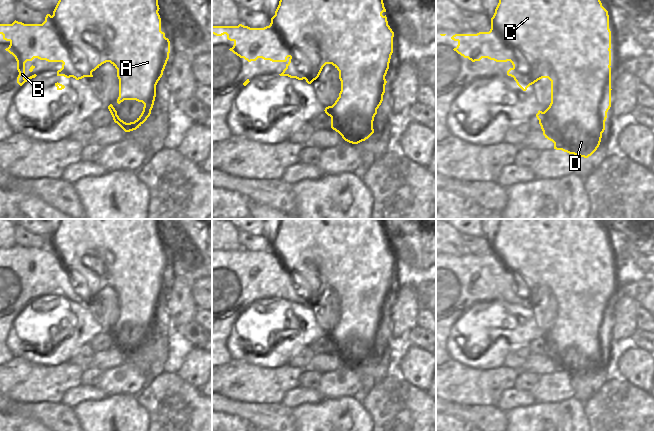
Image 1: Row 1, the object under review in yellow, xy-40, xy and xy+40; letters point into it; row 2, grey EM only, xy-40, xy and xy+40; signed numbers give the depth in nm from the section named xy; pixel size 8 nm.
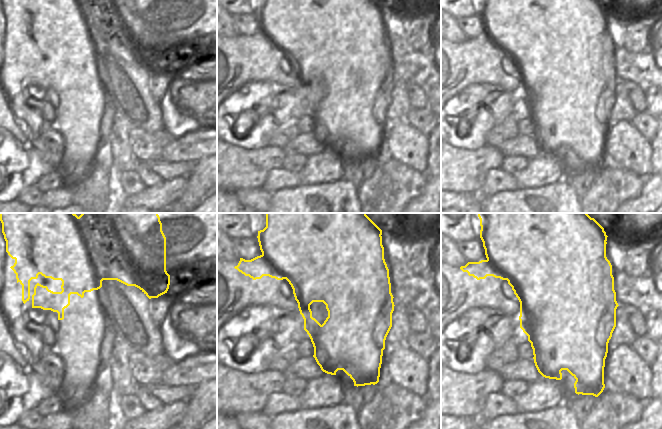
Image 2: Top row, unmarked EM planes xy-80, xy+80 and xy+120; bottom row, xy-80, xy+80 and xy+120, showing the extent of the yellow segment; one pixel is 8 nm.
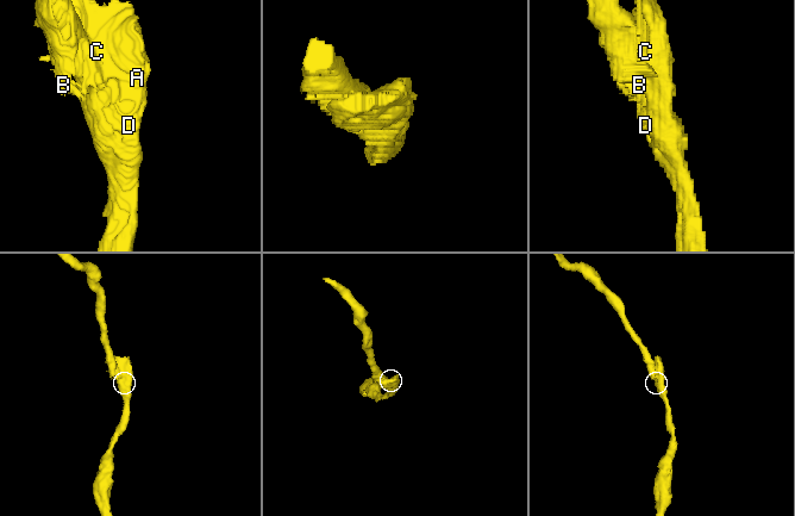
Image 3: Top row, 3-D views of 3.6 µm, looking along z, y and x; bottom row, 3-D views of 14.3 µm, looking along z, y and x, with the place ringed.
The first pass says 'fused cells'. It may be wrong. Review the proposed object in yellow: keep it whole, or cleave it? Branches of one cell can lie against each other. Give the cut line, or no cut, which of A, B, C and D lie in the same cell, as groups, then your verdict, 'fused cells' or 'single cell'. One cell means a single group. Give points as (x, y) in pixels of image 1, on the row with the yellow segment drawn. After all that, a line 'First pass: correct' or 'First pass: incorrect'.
cut none; groups A B C D; single cell
First pass: incorrect

